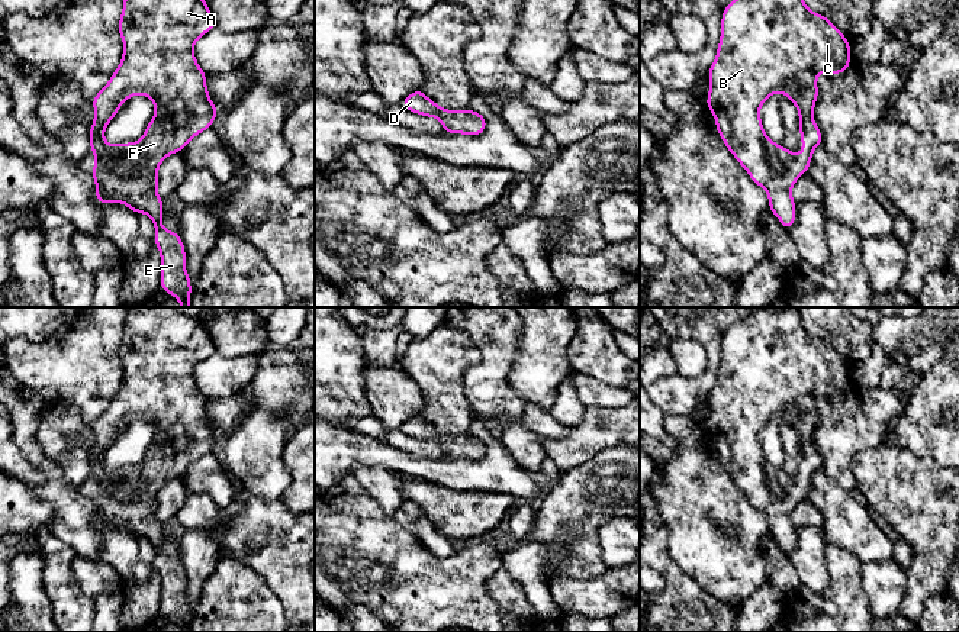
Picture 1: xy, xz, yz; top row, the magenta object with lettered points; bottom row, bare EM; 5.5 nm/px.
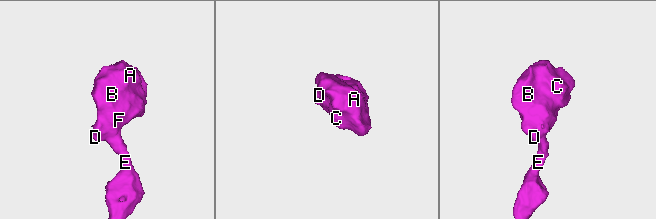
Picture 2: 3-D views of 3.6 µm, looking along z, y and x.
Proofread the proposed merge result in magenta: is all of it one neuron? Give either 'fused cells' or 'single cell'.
single cell

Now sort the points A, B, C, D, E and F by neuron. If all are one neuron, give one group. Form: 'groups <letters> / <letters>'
groups A B C D E F

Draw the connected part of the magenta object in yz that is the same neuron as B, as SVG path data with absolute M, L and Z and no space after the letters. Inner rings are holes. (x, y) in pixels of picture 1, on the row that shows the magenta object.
M731 0L721 14L721 36L718 42L718 49L715 55L715 61L708 68L709 77L709 91L705 106L712 112L715 117L717 132L721 136L723 142L725 144L727 149L733 154L733 157L738 161L738 164L749 172L750 180L757 184L759 187L765 188L769 196L769 210L779 219L781 225L789 230L795 225L797 210L795 210L795 200L791 194L791 188L794 187L795 181L808 172L808 167L812 159L814 149L823 144L823 135L812 117L814 106L818 99L818 86L817 86L817 75L820 72L828 74L843 74L850 65L850 43L849 39L831 23L831 20L820 13L810 10L804 0ZM782 93L788 96L789 100L797 106L799 115L799 136L802 139L802 154L795 155L794 151L786 149L783 145L776 145L763 130L762 117L759 115L760 106L773 94Z

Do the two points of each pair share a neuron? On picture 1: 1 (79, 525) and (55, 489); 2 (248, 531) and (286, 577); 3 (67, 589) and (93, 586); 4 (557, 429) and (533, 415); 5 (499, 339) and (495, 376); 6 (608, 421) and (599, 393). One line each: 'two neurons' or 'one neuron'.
1: one neuron
2: one neuron
3: two neurons
4: one neuron
5: one neuron
6: two neurons

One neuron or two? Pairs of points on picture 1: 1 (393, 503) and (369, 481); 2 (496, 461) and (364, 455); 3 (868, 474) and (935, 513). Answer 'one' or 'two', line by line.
1: one
2: one
3: one

